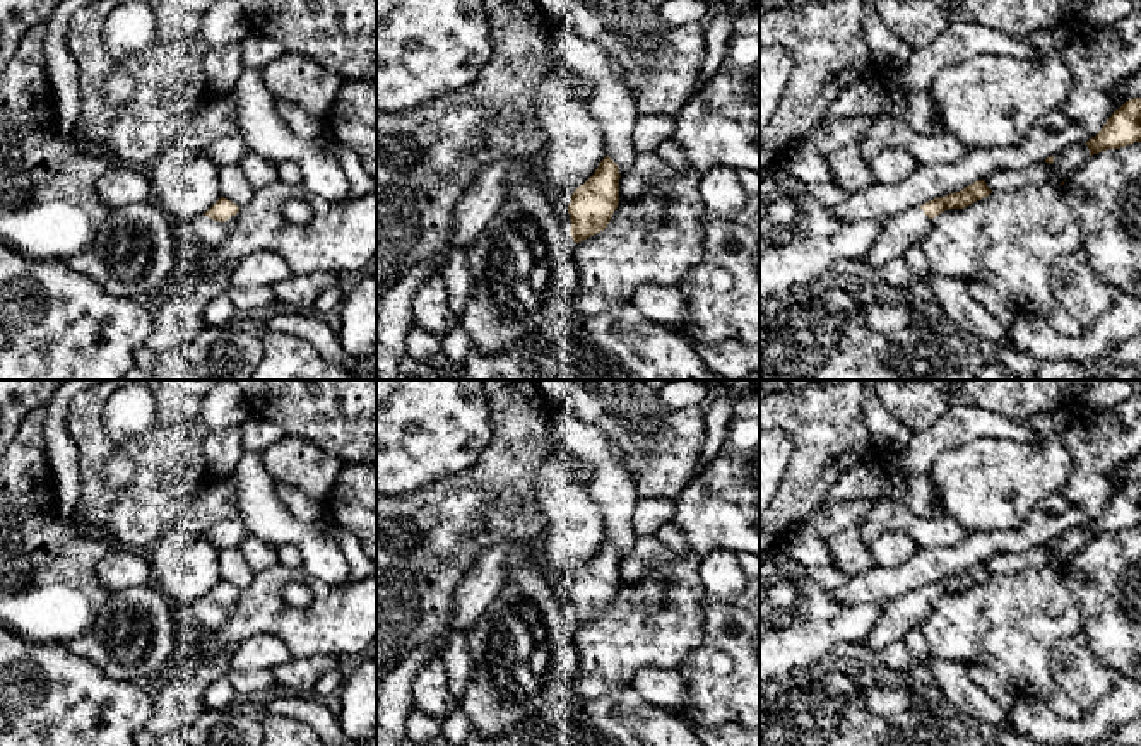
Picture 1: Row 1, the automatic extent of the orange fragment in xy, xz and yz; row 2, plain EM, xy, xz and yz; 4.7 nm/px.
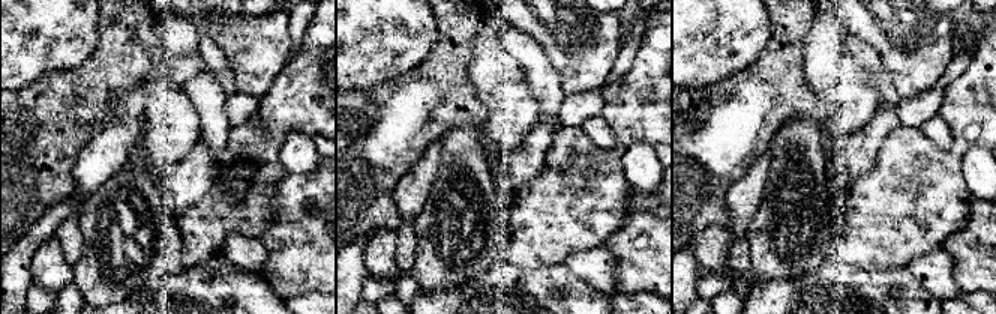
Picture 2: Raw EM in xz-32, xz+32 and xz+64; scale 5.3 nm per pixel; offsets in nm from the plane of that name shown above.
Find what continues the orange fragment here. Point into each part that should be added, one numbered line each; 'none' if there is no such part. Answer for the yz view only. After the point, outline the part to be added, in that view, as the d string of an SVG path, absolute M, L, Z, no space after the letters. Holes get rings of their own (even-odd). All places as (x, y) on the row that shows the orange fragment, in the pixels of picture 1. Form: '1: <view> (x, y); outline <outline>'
1: yz (898, 233); outline M912 207L895 217L888 217L869 252L860 258L871 267L881 267L893 258L902 258L912 245L919 245L931 228L920 207Z

